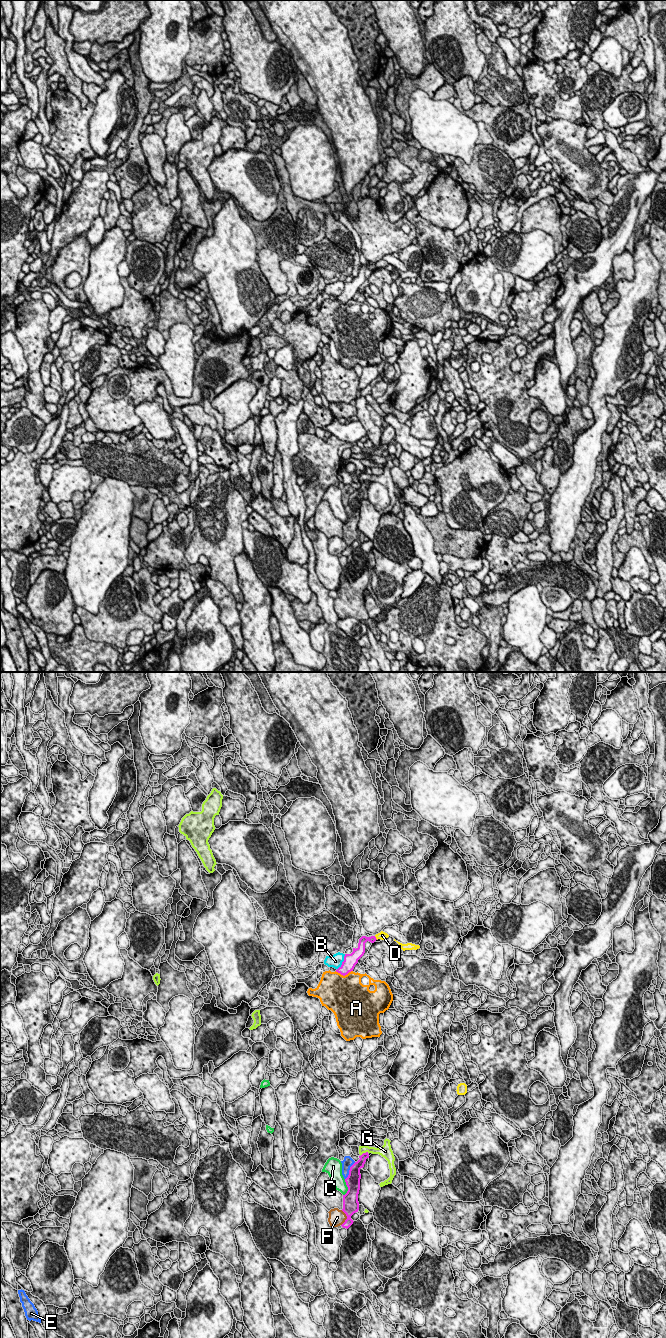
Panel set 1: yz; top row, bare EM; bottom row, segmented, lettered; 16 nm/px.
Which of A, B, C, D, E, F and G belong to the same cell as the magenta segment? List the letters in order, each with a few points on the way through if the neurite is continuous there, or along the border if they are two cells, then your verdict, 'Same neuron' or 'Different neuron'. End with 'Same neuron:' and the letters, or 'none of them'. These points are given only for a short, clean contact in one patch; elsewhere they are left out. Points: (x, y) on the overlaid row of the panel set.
A: Different neuron
B: Different neuron
C: Different neuron
D: Boundary: yz (374, 936), (377, 939). Different neuron
E: Different neuron
F: Different neuron
G: Boundary: yz (368, 1152), (364, 1152), (361, 1155). Different neuron
Same neuron: none of them

